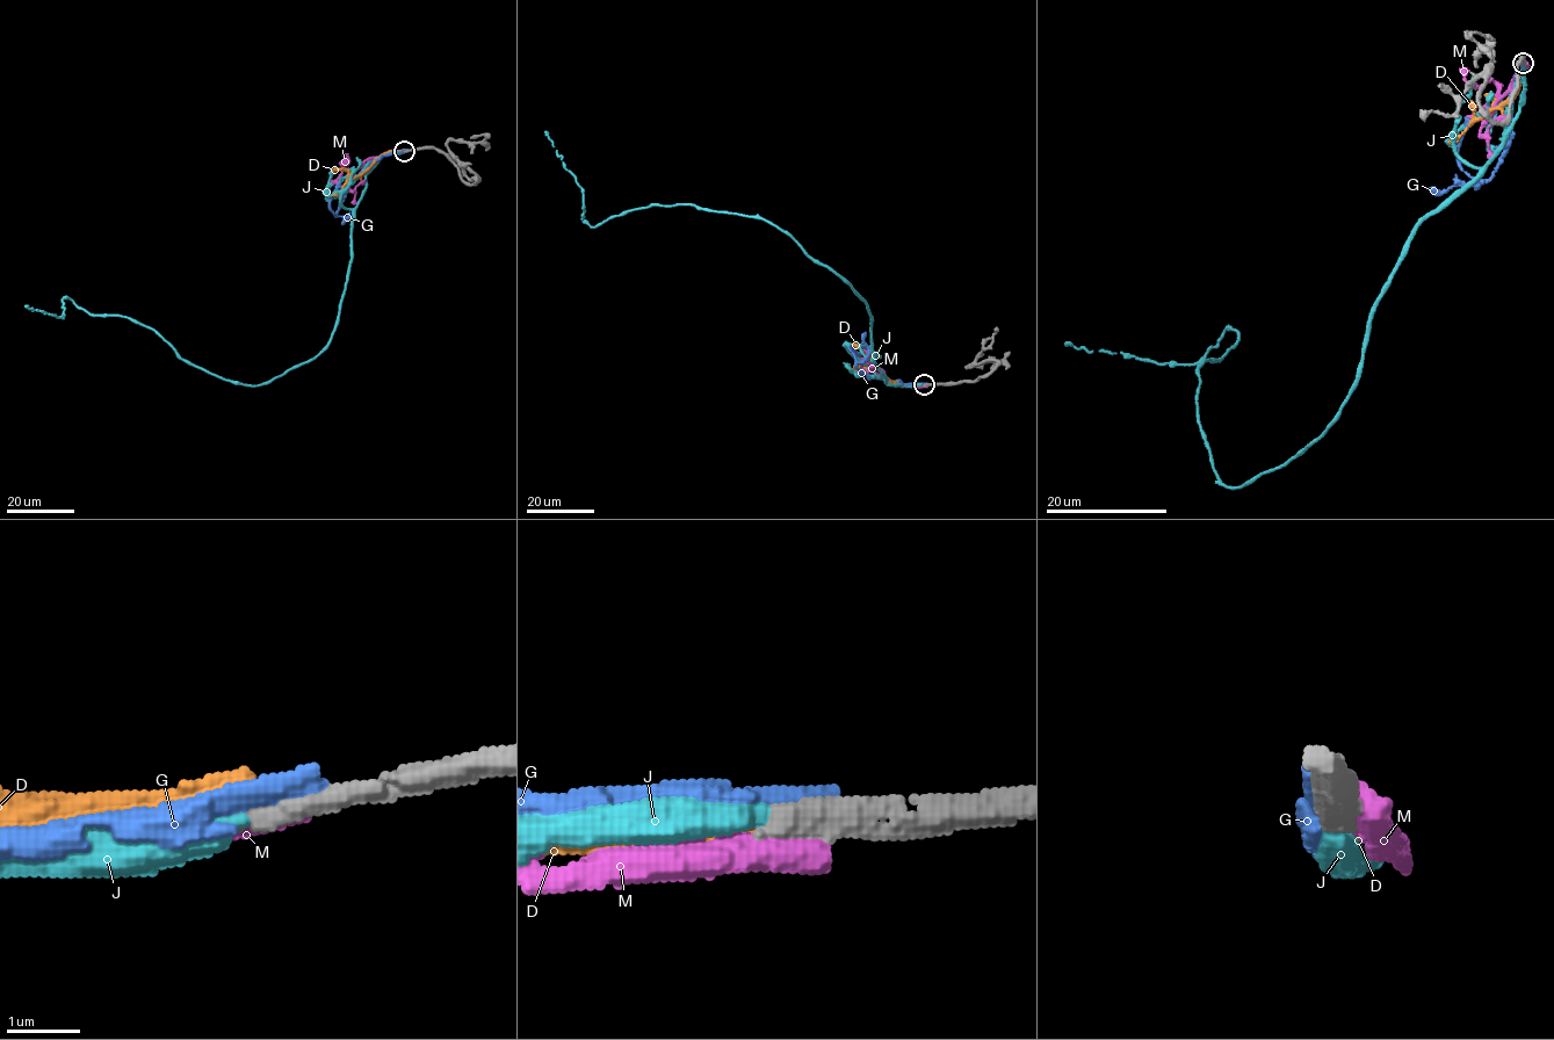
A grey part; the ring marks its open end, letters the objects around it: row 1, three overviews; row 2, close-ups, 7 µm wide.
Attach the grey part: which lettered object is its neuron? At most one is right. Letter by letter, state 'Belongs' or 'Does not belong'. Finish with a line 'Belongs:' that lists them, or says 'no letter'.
D: Does not belong
G: Does not belong
J: Belongs
M: Does not belong
Belongs: J

